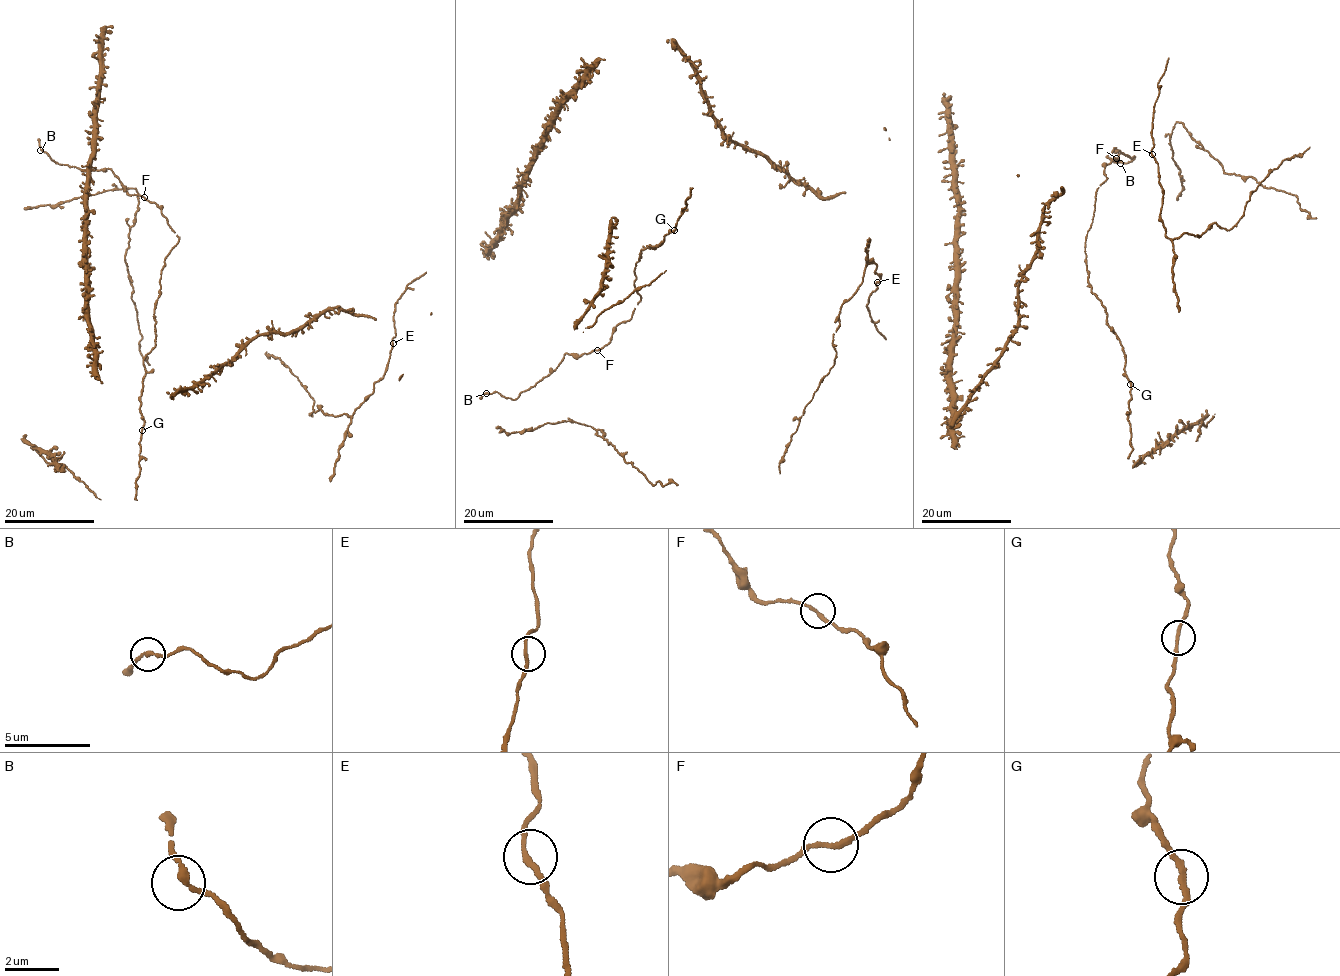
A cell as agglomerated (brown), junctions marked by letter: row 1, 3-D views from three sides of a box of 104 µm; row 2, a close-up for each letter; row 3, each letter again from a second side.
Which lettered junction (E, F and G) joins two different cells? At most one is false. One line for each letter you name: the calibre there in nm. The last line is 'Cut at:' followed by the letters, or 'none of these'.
Cut at: none of these

